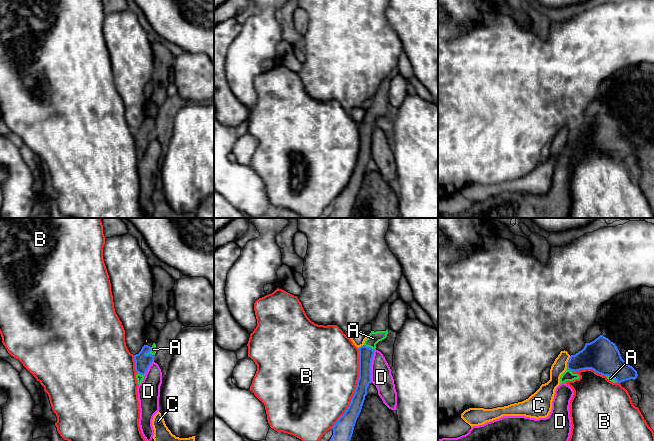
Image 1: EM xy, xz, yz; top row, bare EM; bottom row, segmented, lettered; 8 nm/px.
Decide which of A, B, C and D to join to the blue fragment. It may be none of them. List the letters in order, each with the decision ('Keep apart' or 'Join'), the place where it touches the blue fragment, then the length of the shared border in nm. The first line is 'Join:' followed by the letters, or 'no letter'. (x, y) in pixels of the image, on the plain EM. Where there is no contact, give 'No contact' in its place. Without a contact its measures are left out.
Join: A
A: Join. Touches blue at xy (150, 126). Shared border 80 nm
B: Keep apart. Touches blue at xz (356, 164). Shared border 700 nm
C: Keep apart. Touches blue at yz (567, 138). Shared border 110 nm
D: Keep apart. Touches blue at xz (370, 142). Shared border 260 nm

